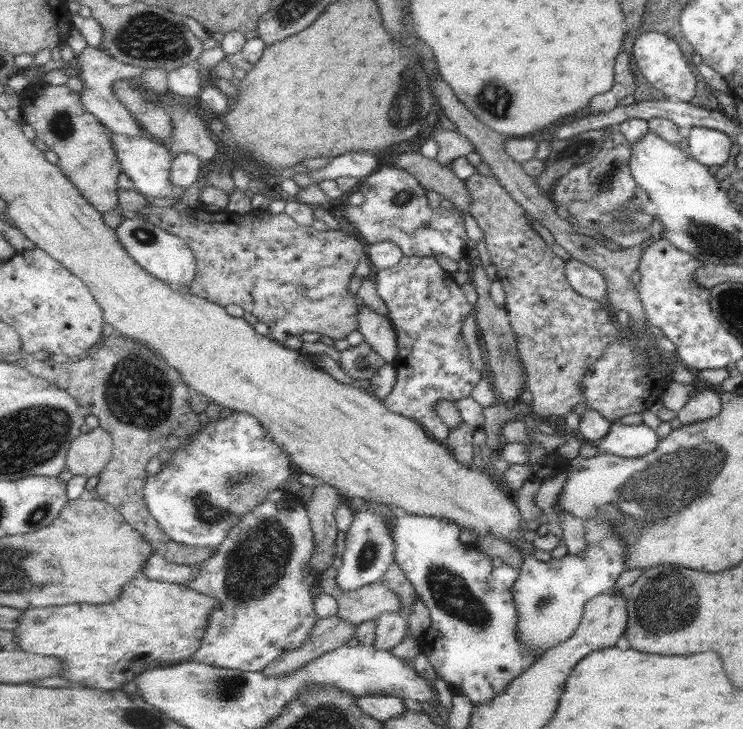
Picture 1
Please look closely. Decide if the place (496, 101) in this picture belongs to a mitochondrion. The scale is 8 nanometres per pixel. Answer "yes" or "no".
yes

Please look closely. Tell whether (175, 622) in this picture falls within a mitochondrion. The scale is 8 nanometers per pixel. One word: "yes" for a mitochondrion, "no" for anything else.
no

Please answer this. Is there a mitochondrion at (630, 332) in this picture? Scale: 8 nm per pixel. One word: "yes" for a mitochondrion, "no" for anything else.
no

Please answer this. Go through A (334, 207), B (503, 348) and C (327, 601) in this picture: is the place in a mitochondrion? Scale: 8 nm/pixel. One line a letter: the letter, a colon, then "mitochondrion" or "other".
A: other
B: mitochondrion
C: other

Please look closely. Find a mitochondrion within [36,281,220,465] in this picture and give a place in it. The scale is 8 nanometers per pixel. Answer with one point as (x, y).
(138, 395)

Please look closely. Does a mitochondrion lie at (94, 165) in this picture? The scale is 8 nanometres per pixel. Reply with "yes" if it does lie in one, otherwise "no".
no

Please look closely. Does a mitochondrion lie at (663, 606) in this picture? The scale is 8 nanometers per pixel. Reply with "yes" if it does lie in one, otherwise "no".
yes

